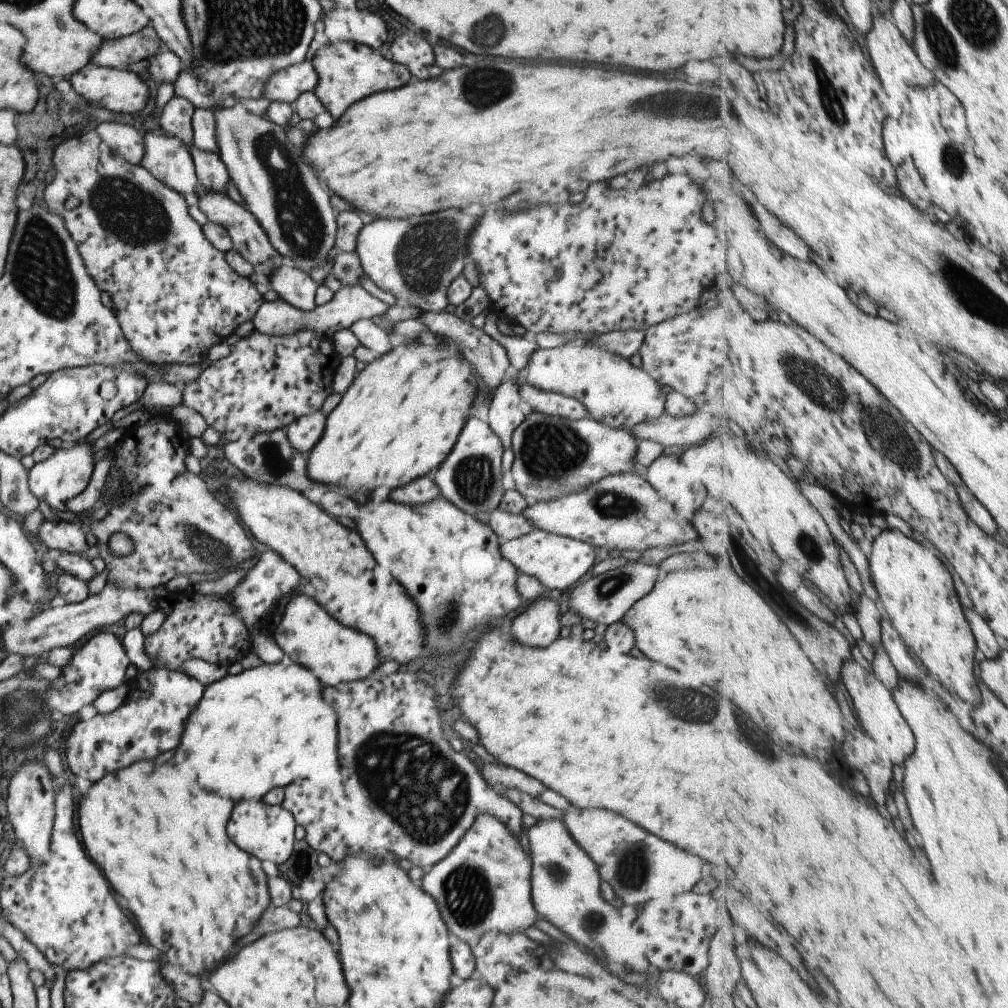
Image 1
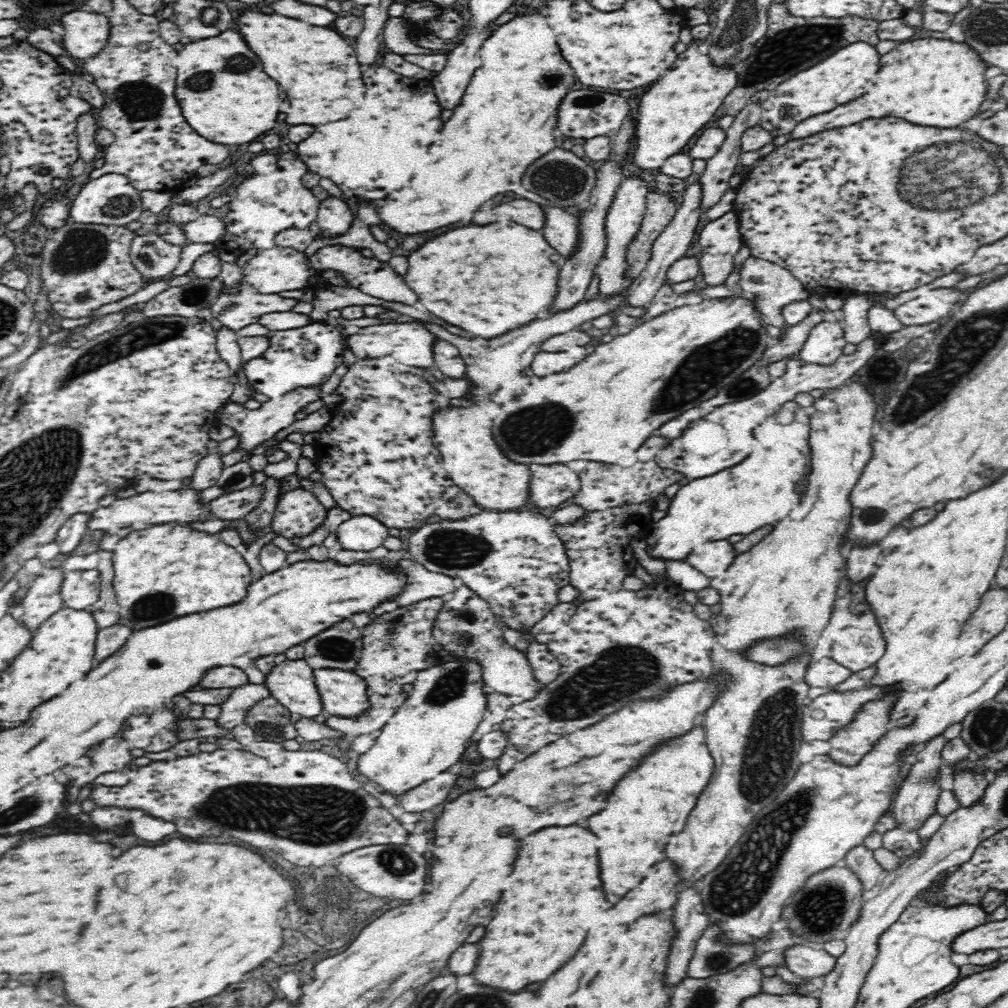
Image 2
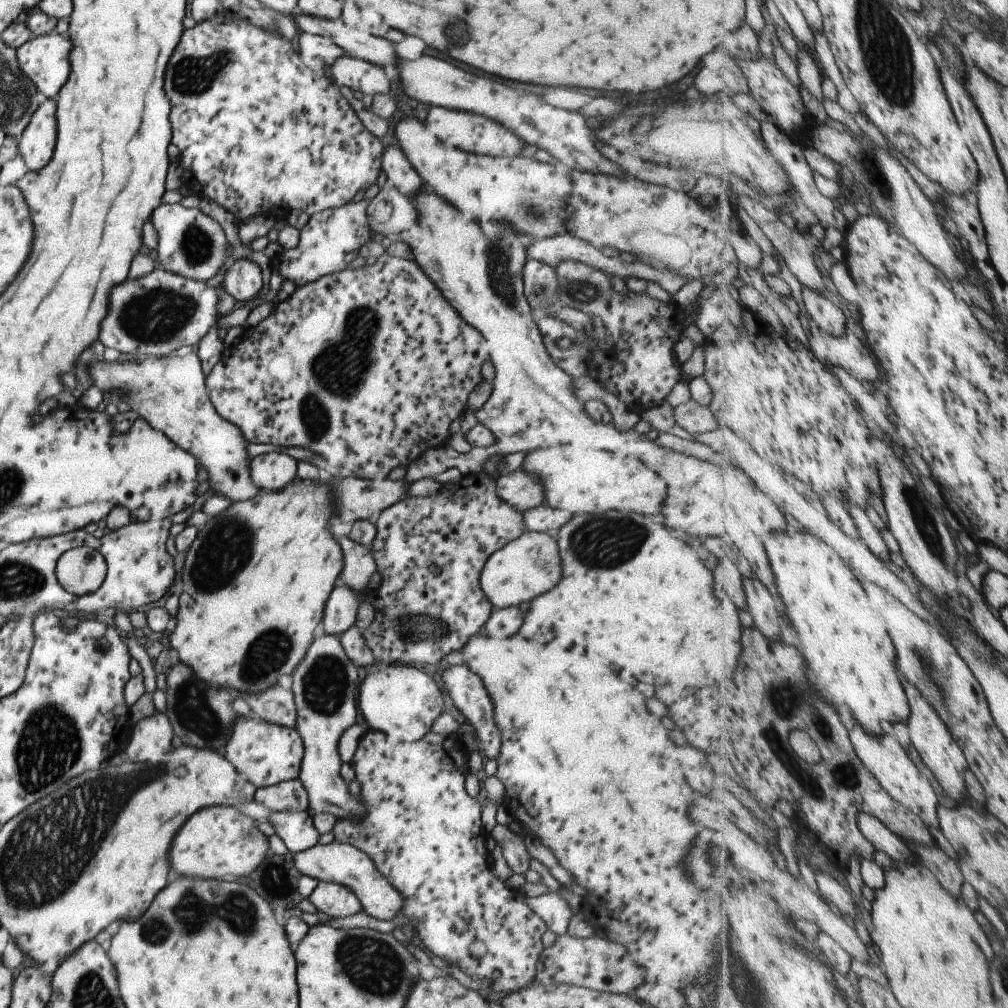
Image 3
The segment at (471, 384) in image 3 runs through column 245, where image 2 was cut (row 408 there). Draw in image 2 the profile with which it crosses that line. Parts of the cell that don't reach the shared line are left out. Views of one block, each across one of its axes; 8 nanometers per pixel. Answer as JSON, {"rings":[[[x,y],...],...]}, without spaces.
{"rings":[[[384,356],[384,358],[366,358],[366,360],[359,359],[347,368],[346,374],[342,376],[342,380],[338,382],[338,388],[336,388],[336,392],[334,392],[334,394],[340,395],[343,400],[331,408],[330,413],[332,413],[332,418],[330,418],[330,422],[320,430],[320,438],[316,444],[313,445],[313,457],[316,459],[316,468],[322,473],[320,480],[322,484],[328,488],[337,506],[342,510],[348,511],[354,516],[372,516],[388,528],[419,528],[422,524],[433,519],[434,512],[438,504],[440,504],[444,490],[454,485],[454,481],[449,477],[449,474],[444,468],[440,451],[433,441],[432,417],[444,403],[444,401],[440,399],[439,394],[436,394],[435,390],[433,390],[433,384],[434,379],[430,377],[428,369],[406,366],[391,356]]]}

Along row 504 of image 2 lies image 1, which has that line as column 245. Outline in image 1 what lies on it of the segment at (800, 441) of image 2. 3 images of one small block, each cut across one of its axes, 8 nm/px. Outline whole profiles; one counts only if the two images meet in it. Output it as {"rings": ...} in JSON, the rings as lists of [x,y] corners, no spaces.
{"rings":[[[286,655],[278,663],[263,663],[235,675],[228,673],[205,688],[197,709],[189,716],[182,742],[176,750],[178,766],[186,766],[184,760],[192,752],[194,756],[196,752],[210,752],[212,758],[208,786],[212,792],[218,792],[234,802],[244,796],[250,796],[248,800],[262,799],[269,790],[284,788],[290,782],[318,776],[321,770],[334,768],[338,762],[336,711],[330,704],[326,704],[324,687],[313,670],[296,664]]]}

